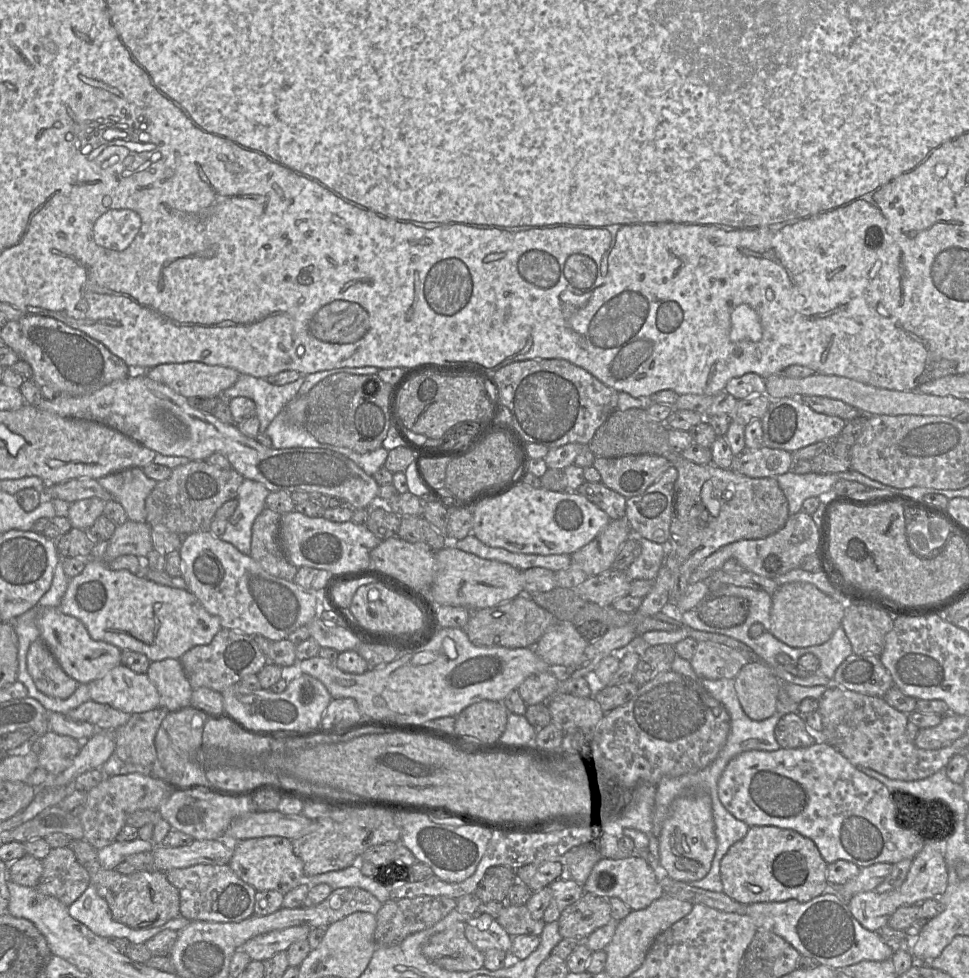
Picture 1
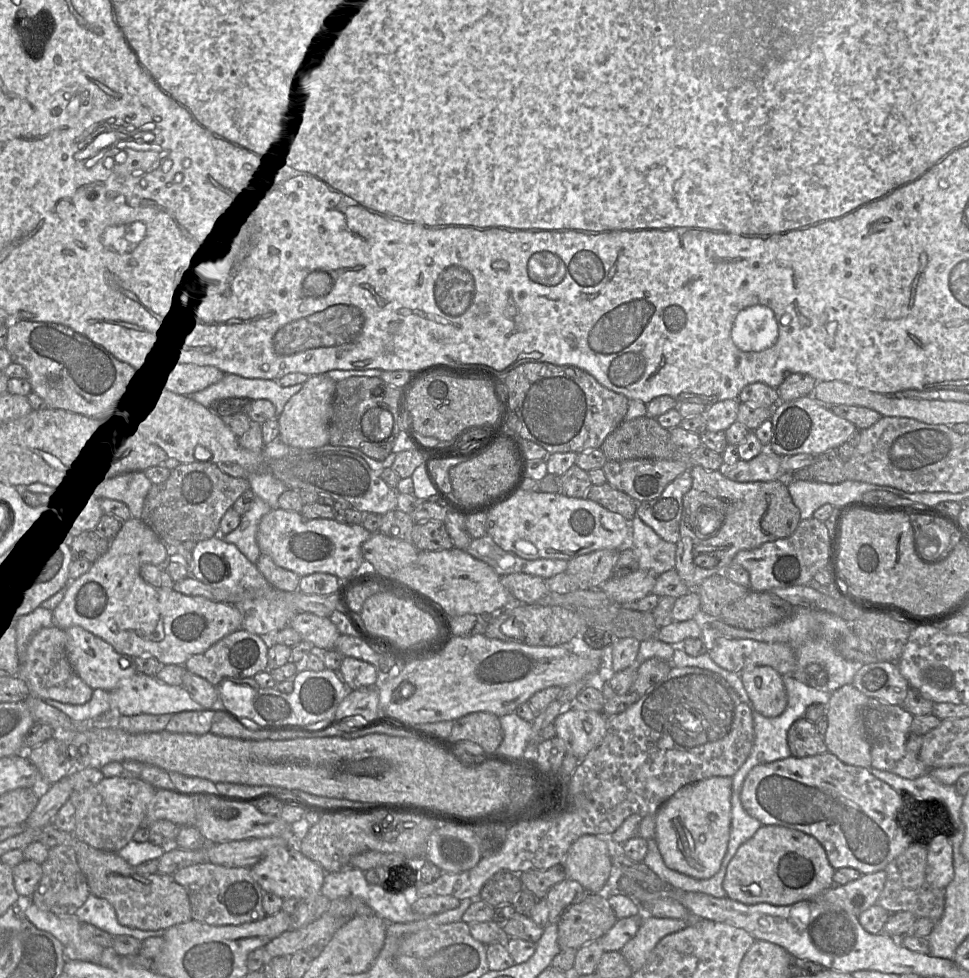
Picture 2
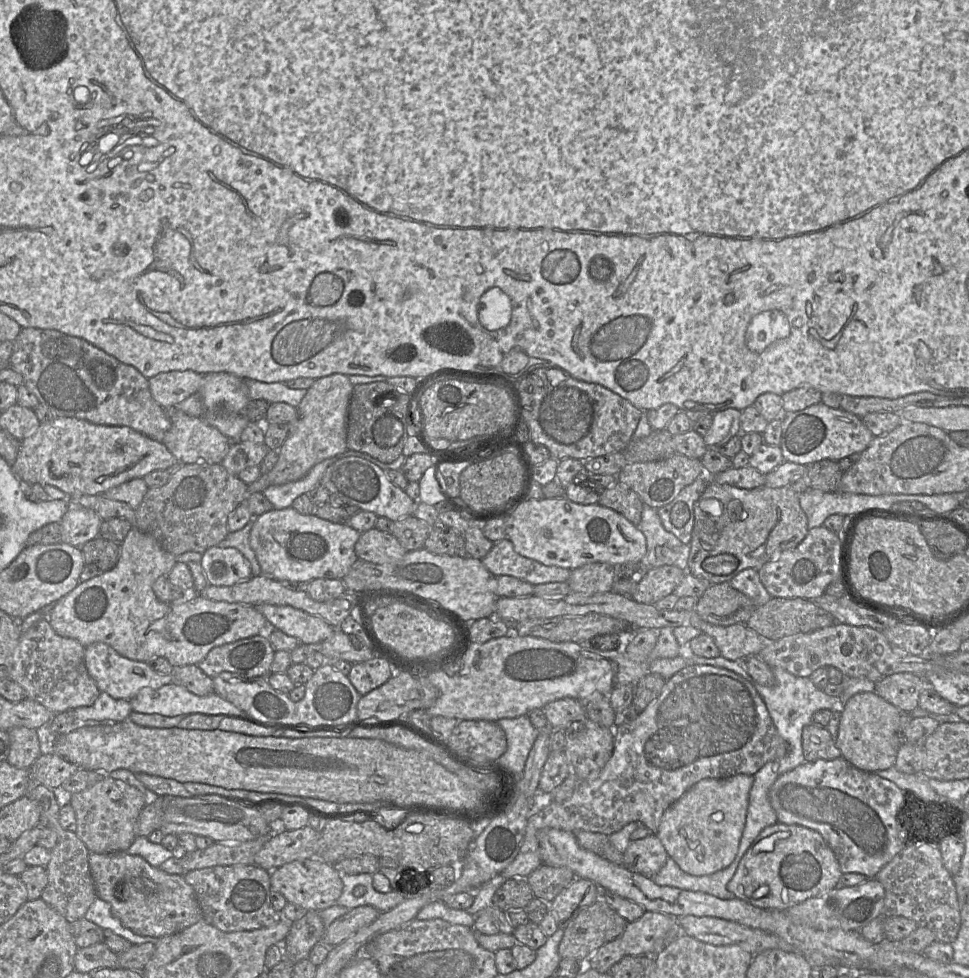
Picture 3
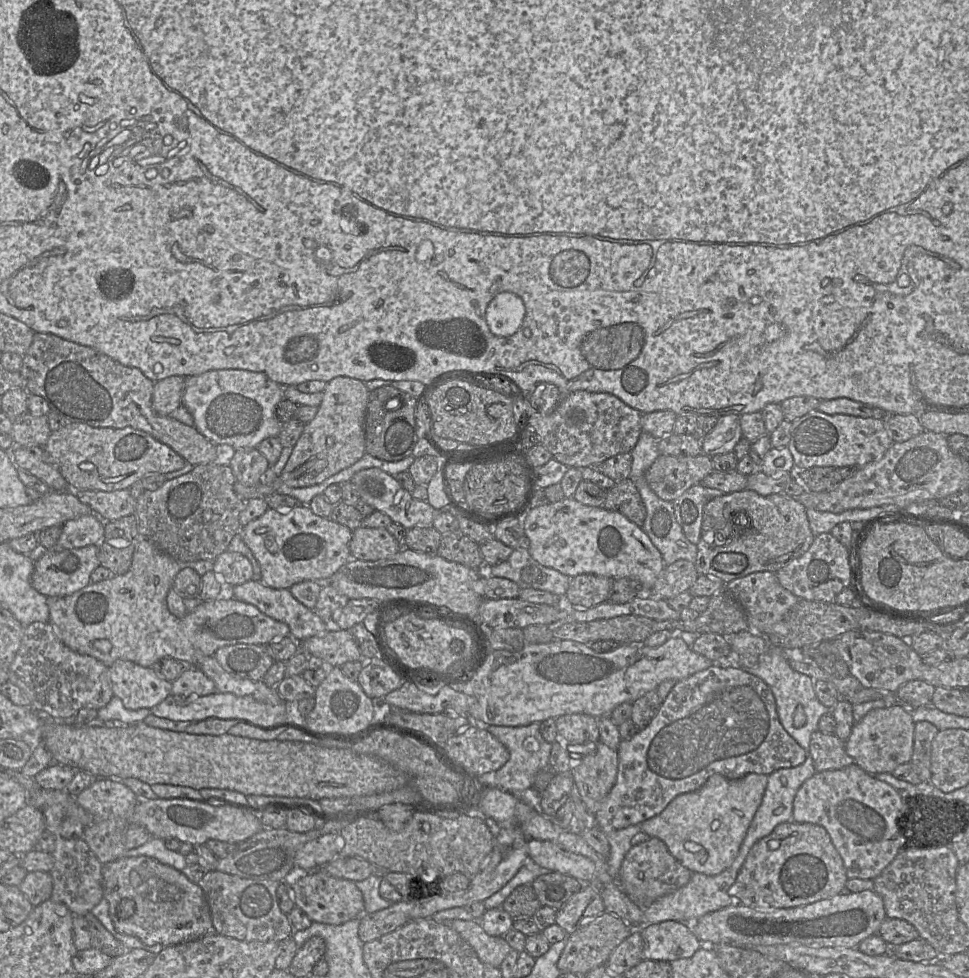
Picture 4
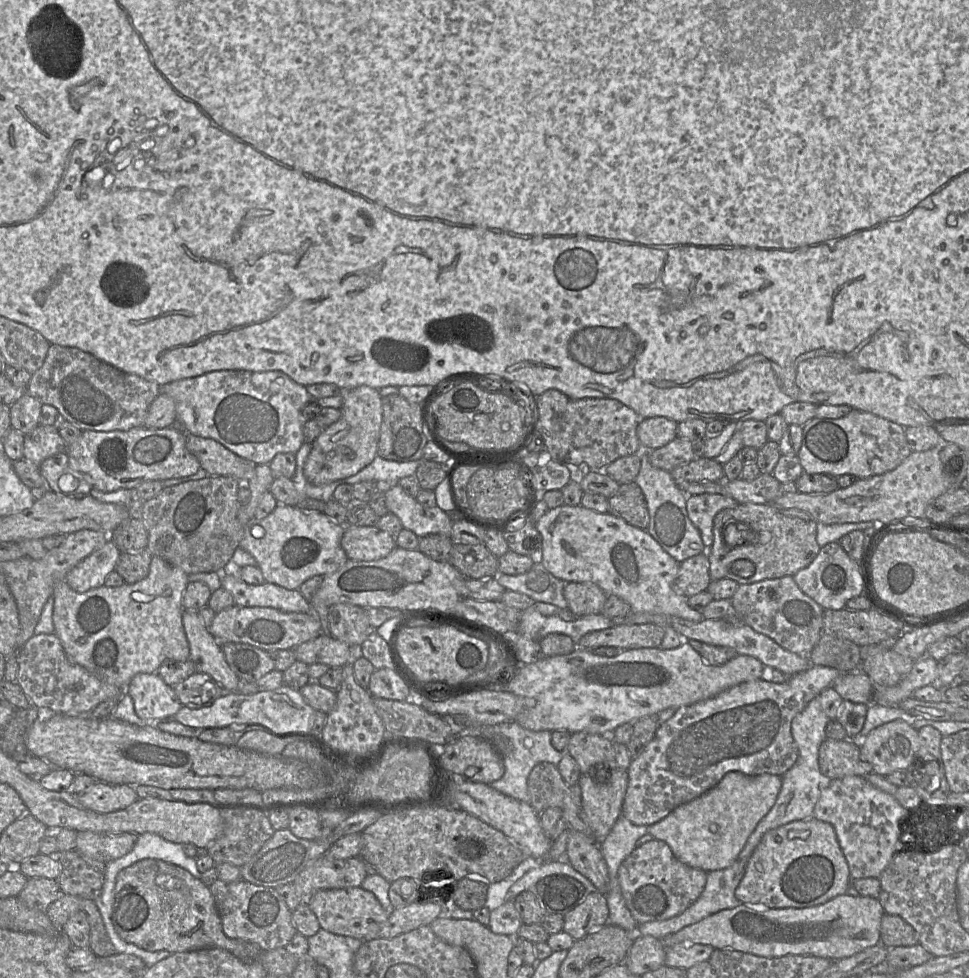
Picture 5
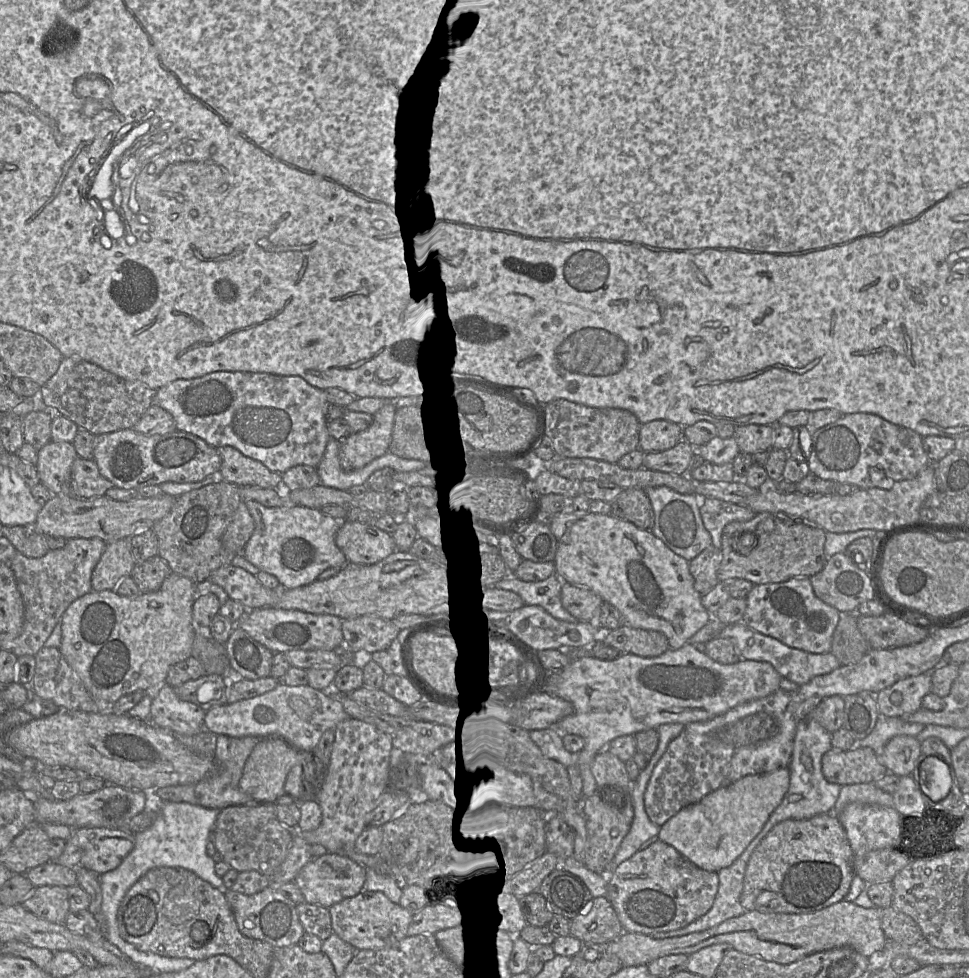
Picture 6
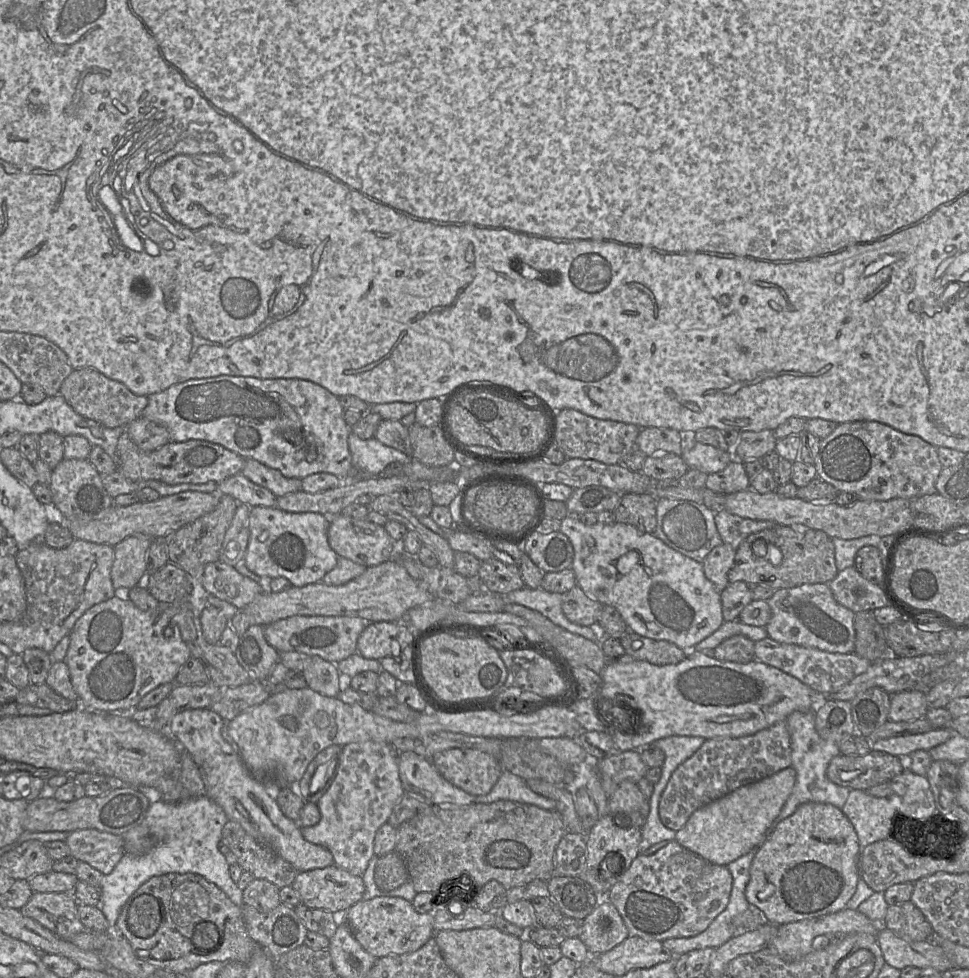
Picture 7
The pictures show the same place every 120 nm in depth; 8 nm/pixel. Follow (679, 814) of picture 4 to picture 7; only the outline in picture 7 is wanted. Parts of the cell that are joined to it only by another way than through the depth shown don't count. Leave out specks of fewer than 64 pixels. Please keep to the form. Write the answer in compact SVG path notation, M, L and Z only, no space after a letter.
M789 766L762 780L742 786L697 809L685 826L676 831L675 841L712 864L727 866L763 843L795 782L796 772Z

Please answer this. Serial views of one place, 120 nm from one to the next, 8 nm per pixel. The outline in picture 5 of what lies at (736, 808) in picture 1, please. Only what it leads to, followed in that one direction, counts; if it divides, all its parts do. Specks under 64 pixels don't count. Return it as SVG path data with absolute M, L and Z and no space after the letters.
M848 775L831 779L820 794L813 810L812 817L830 823L836 832L839 845L847 860L851 880L867 877L880 877L894 856L903 851L903 843L899 840L899 828L909 809L904 808L894 796L871 784L865 776Z

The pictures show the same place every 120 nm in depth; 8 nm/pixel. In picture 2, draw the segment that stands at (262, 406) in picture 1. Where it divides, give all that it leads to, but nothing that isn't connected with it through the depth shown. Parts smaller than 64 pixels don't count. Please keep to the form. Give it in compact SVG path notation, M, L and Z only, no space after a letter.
M225 374L223 379L206 389L195 393L192 400L206 408L214 402L227 398L249 400L269 400L274 406L278 418L287 401L300 391L303 384L281 387L275 380L244 378L234 374Z

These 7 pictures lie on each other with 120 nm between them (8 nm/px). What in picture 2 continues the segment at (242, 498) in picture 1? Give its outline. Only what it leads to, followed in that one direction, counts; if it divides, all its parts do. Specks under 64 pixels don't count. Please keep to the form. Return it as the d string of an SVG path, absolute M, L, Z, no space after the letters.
M255 495L252 507L241 516L239 526L231 533L221 536L226 543L235 545L238 550L253 564L256 564L261 552L257 544L258 525L271 507Z

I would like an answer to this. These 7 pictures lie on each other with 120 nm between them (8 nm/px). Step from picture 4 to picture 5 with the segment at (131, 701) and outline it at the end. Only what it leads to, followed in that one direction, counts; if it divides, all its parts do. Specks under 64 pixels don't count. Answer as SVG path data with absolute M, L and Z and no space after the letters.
M139 673L125 688L131 696L134 710L145 722L167 720L182 708L174 688L166 684L158 673Z

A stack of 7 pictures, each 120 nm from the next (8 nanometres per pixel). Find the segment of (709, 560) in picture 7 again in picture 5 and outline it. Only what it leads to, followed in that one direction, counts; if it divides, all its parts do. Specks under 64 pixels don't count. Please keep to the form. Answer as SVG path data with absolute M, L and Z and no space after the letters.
M707 551L684 560L674 582L675 591L687 597L705 591L712 581L709 570Z

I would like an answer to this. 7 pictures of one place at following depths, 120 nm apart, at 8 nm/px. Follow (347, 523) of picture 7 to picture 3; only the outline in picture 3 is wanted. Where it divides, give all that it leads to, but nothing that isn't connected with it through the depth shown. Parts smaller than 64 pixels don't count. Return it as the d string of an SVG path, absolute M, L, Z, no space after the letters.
M372 528L360 534L355 552L359 560L387 564L402 559L407 550L391 533Z

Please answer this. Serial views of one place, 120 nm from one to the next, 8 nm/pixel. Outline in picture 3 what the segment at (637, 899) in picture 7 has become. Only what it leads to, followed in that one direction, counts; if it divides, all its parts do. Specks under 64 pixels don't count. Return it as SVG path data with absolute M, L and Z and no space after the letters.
M656 836L630 841L623 853L623 865L630 871L646 877L653 877L666 863L668 854Z

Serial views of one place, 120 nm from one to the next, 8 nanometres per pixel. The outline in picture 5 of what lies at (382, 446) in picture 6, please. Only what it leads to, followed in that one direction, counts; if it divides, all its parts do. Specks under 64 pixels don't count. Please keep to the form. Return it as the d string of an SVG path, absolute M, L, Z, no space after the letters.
M358 386L341 389L343 399L341 417L323 429L312 442L304 464L304 476L313 485L328 484L355 475L369 465L377 456L382 423L382 397L378 389Z

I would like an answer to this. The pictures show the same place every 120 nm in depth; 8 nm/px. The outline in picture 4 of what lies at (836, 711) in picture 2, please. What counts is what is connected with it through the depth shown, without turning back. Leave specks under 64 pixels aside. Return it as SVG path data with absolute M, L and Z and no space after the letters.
M891 704L870 710L853 725L845 750L859 767L869 774L892 773L900 764L911 761L915 722L903 704Z

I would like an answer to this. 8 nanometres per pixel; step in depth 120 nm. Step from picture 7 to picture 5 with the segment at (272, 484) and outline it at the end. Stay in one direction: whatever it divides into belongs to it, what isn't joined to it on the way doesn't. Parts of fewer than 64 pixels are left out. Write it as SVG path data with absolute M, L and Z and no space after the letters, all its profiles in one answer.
M186 434L186 448L210 476L230 476L241 483L254 475L256 463L237 456L214 439Z

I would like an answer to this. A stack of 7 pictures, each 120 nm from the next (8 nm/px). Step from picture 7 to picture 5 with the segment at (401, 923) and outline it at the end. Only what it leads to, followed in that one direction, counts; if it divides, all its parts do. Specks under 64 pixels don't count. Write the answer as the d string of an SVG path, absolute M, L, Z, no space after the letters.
M361 886L319 890L309 899L308 907L316 915L322 929L332 934L356 938L361 942L380 939L380 930L389 916L376 896Z

